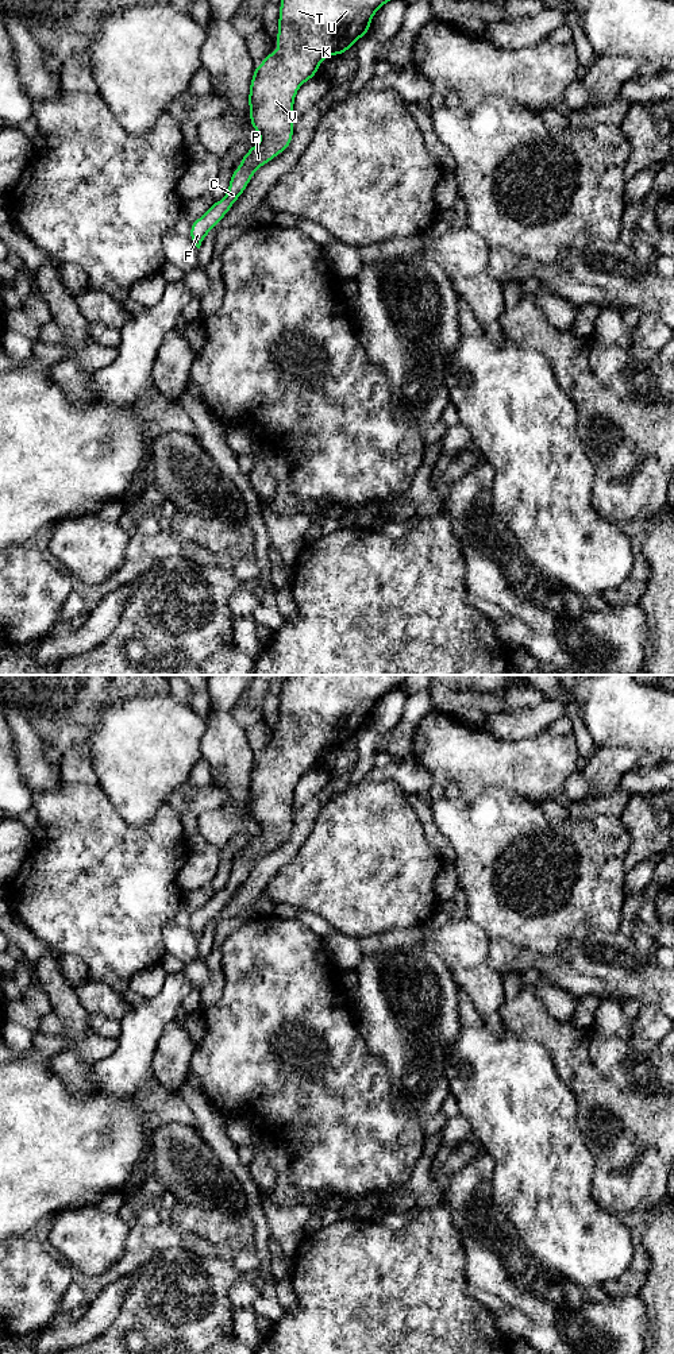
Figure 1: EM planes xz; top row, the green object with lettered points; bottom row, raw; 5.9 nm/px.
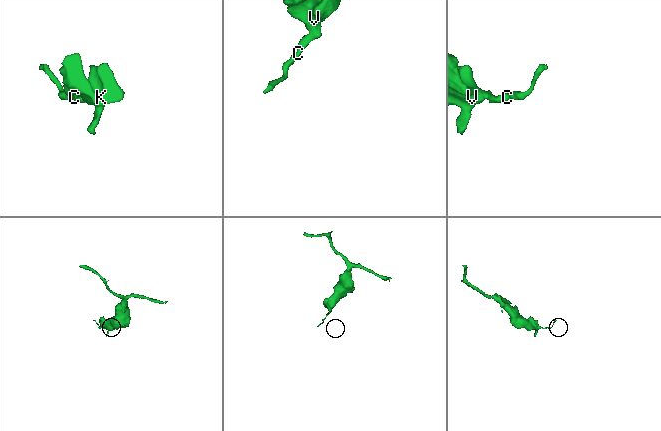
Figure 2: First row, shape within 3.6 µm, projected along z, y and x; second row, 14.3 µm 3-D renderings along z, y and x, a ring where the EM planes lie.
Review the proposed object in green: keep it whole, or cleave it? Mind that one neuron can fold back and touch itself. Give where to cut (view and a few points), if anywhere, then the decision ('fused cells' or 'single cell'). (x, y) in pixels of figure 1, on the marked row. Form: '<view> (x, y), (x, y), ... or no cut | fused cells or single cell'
no cut | single cell

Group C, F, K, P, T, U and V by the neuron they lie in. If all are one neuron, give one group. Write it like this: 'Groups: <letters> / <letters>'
Groups: C F K P T U V

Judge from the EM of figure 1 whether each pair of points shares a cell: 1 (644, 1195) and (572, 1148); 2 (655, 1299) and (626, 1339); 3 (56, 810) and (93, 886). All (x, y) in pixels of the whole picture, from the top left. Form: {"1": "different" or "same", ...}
{"1": "different", "2": "different", "3": "same"}

